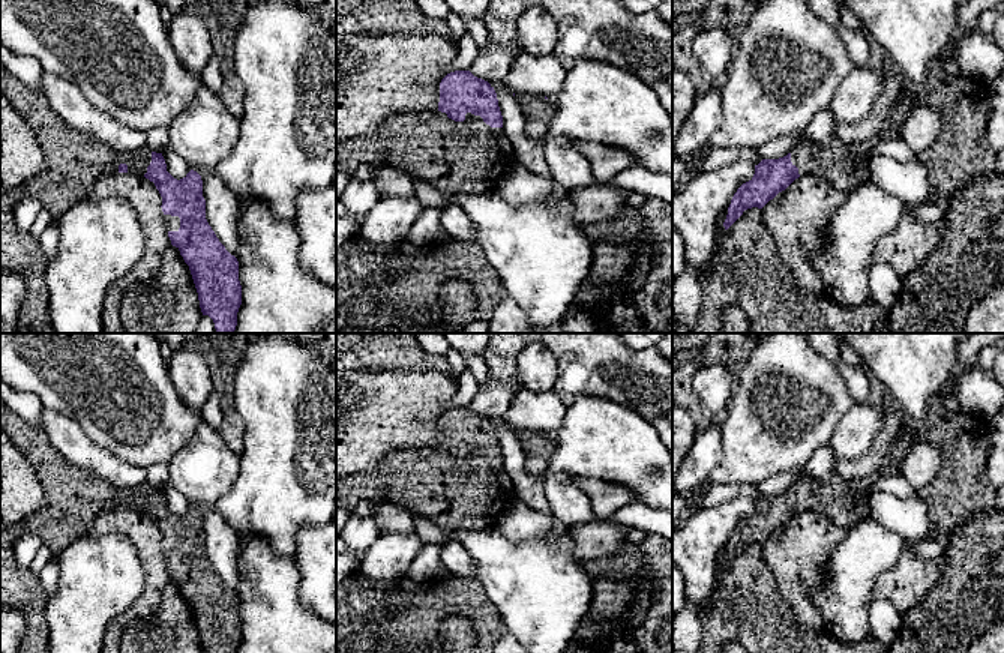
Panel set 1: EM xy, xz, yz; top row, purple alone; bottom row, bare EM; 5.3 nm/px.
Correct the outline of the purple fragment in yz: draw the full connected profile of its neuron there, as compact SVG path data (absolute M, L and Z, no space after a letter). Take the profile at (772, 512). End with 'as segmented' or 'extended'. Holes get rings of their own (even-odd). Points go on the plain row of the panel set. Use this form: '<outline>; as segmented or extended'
M836 470L827 480L804 476L786 492L762 495L755 501L753 513L734 530L723 558L728 566L744 546L762 545L800 512L816 512L833 524L849 530L869 516L875 479L845 479Z; extended

